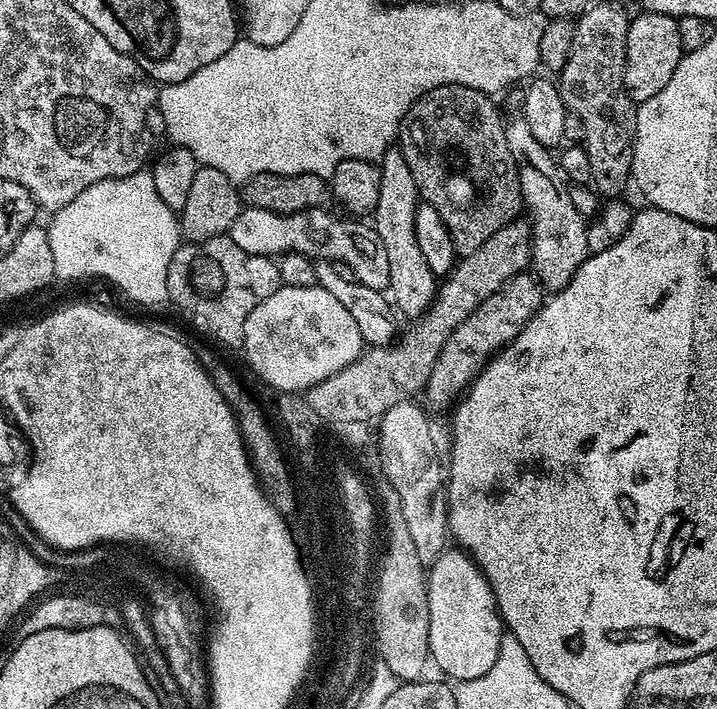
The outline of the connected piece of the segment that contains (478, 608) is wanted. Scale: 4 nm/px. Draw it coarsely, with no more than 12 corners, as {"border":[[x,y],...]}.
{"border":[[472,557],[427,569],[428,655],[452,682],[482,678],[502,621]]}

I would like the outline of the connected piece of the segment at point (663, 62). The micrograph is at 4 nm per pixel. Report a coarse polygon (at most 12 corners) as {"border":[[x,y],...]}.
{"border":[[677,17],[629,19],[624,88],[654,98],[685,54]]}

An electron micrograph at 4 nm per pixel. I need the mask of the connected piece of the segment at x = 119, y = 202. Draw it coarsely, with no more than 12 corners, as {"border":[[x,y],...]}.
{"border":[[141,170],[51,217],[59,281],[168,300],[182,237]]}

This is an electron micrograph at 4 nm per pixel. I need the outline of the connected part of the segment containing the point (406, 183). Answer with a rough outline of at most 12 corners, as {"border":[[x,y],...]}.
{"border":[[400,150],[378,161],[370,220],[395,311],[415,318],[438,277],[414,235],[418,195]]}

